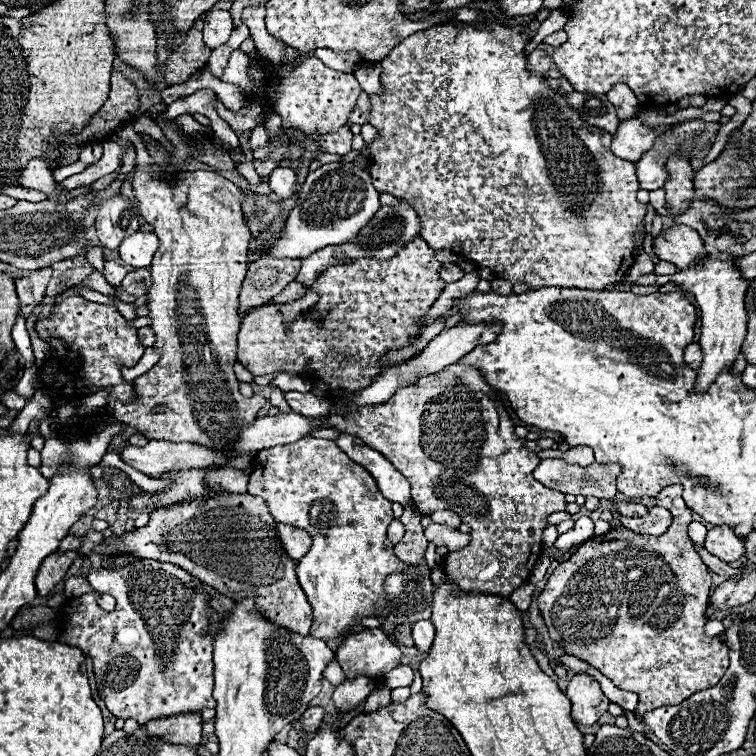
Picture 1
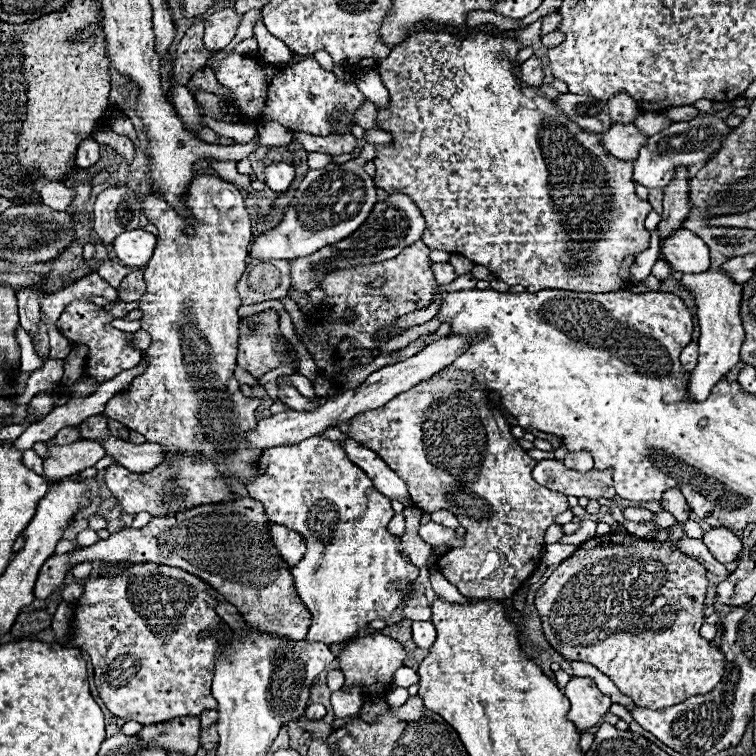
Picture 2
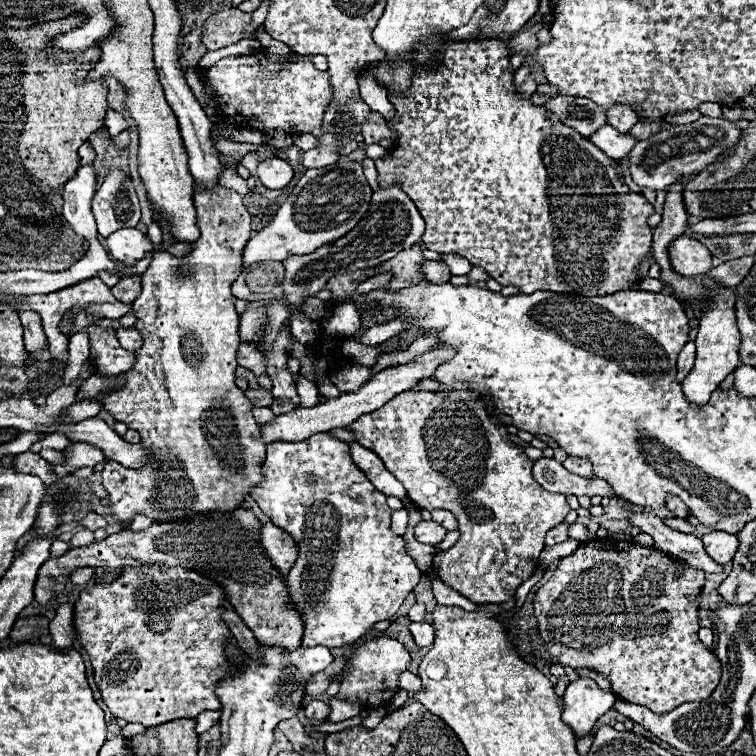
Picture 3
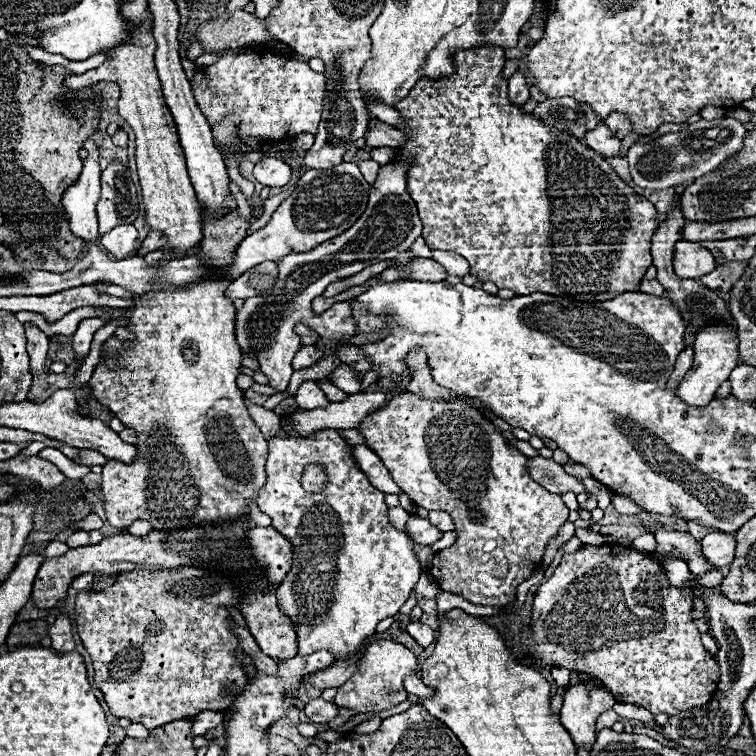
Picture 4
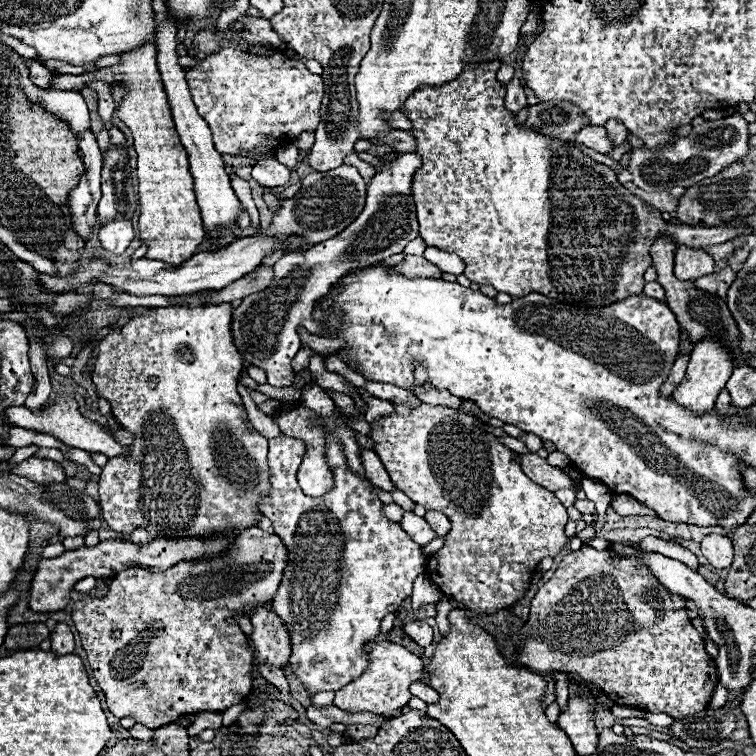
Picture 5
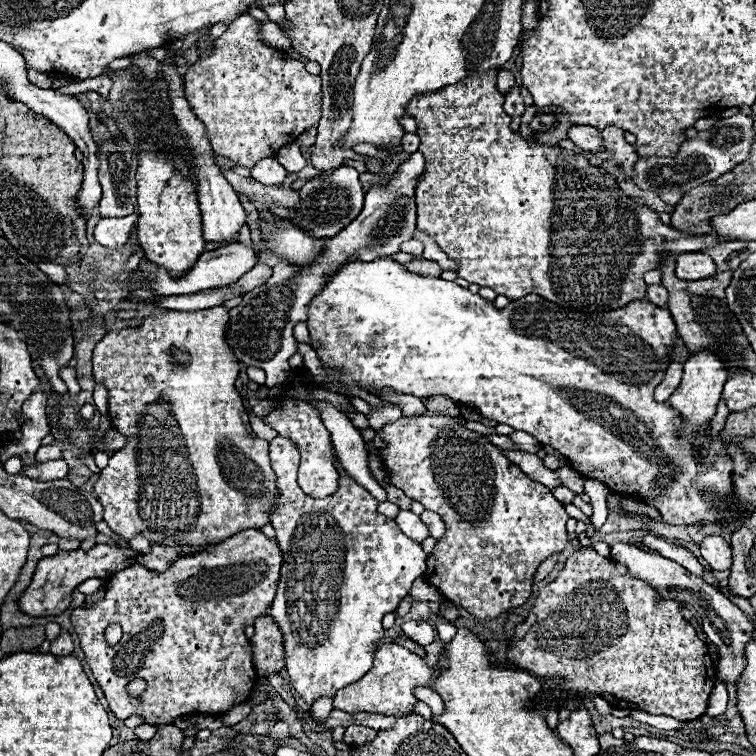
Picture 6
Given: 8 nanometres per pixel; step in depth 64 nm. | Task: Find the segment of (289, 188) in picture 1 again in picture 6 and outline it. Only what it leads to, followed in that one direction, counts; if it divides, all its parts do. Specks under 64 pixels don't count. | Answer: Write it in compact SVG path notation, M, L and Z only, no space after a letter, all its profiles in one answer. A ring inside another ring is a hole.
M264 158L252 166L252 178L266 186L278 186L286 180L288 170L278 164L276 158Z

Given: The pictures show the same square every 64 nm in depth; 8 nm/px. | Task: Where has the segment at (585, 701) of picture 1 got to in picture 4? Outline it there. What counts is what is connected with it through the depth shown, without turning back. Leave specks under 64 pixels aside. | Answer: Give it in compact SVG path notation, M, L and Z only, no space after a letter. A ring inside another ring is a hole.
M594 682L568 686L560 710L560 722L570 732L576 746L592 748L596 736L594 724L598 716L610 710L614 704L614 696L606 688L596 686Z

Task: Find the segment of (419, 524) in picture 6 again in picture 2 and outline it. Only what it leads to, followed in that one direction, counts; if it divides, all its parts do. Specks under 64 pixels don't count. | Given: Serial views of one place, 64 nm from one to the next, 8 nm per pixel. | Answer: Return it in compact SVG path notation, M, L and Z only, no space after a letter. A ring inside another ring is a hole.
M428 522L420 526L420 536L422 540L426 540L432 546L450 546L450 548L458 548L464 542L464 536L458 536L452 528L446 528L442 524L436 522Z

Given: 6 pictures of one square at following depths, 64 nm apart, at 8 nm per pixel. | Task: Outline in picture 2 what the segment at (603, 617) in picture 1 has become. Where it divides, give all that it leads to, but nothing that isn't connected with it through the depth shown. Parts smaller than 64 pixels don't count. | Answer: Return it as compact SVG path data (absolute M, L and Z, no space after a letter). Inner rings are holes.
M668 488L662 494L660 504L668 506L668 512L674 514L678 522L670 526L666 542L614 532L590 538L580 544L574 556L566 558L536 592L538 616L542 618L544 636L552 648L568 660L582 660L596 666L624 694L632 696L638 708L648 710L674 706L690 696L710 692L722 680L726 666L720 648L700 636L708 588L706 568L696 558L676 548L676 540L686 536L682 524L690 518L690 508L678 488Z

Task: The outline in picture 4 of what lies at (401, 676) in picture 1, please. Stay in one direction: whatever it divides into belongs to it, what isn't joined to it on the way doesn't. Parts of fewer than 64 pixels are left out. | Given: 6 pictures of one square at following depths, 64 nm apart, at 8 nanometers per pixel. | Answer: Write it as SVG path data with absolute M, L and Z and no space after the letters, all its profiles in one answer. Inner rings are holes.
M408 676L408 678L404 680L404 688L406 688L408 694L416 694L416 696L432 696L432 690L426 688L418 676Z

